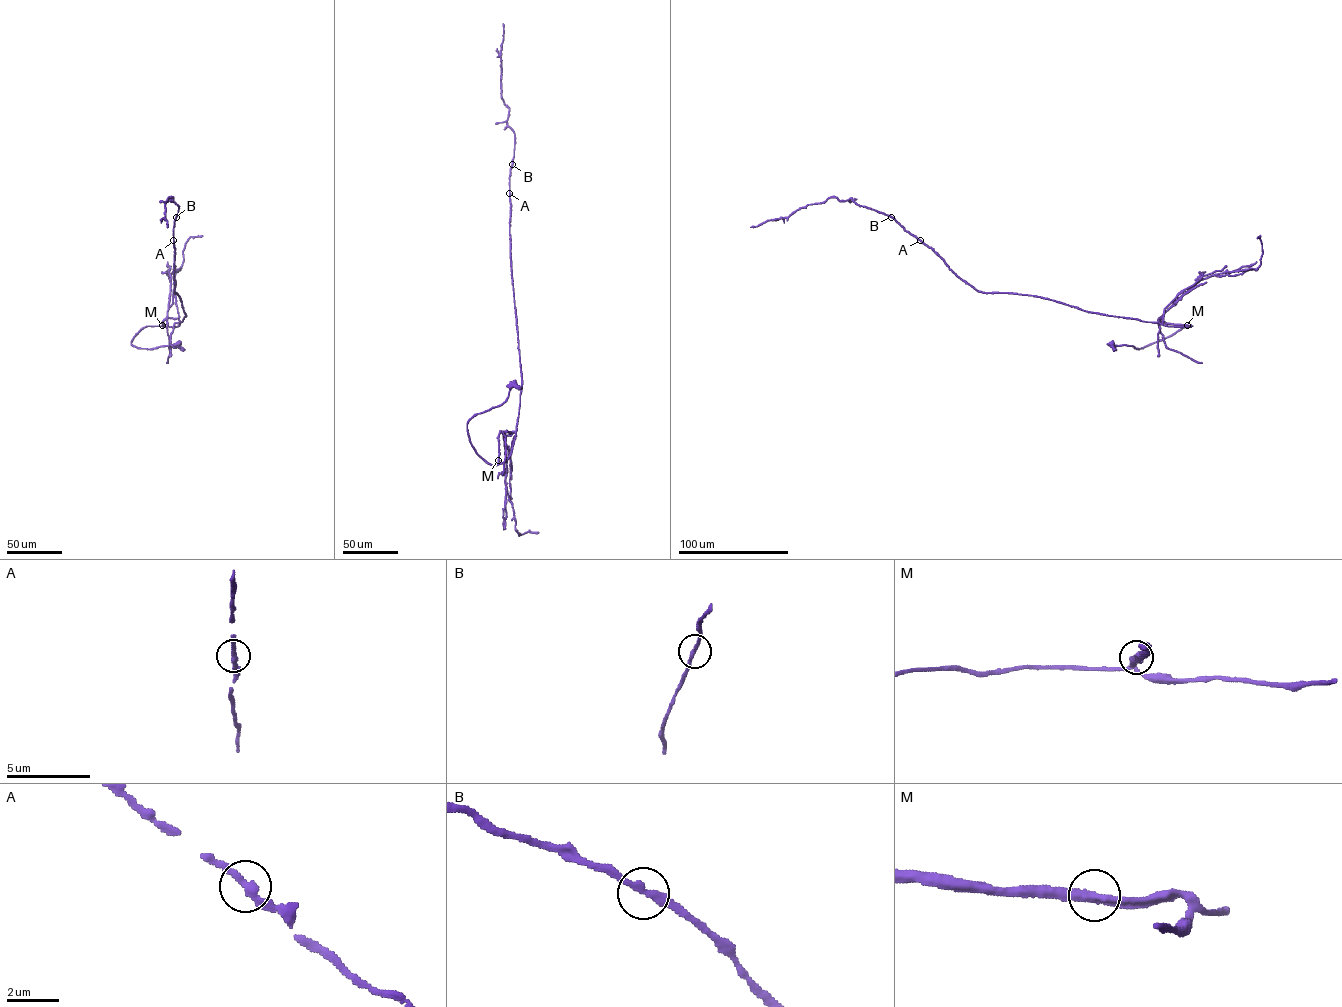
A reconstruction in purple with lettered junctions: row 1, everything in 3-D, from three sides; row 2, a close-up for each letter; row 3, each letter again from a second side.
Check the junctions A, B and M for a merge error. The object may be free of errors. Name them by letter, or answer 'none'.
none

